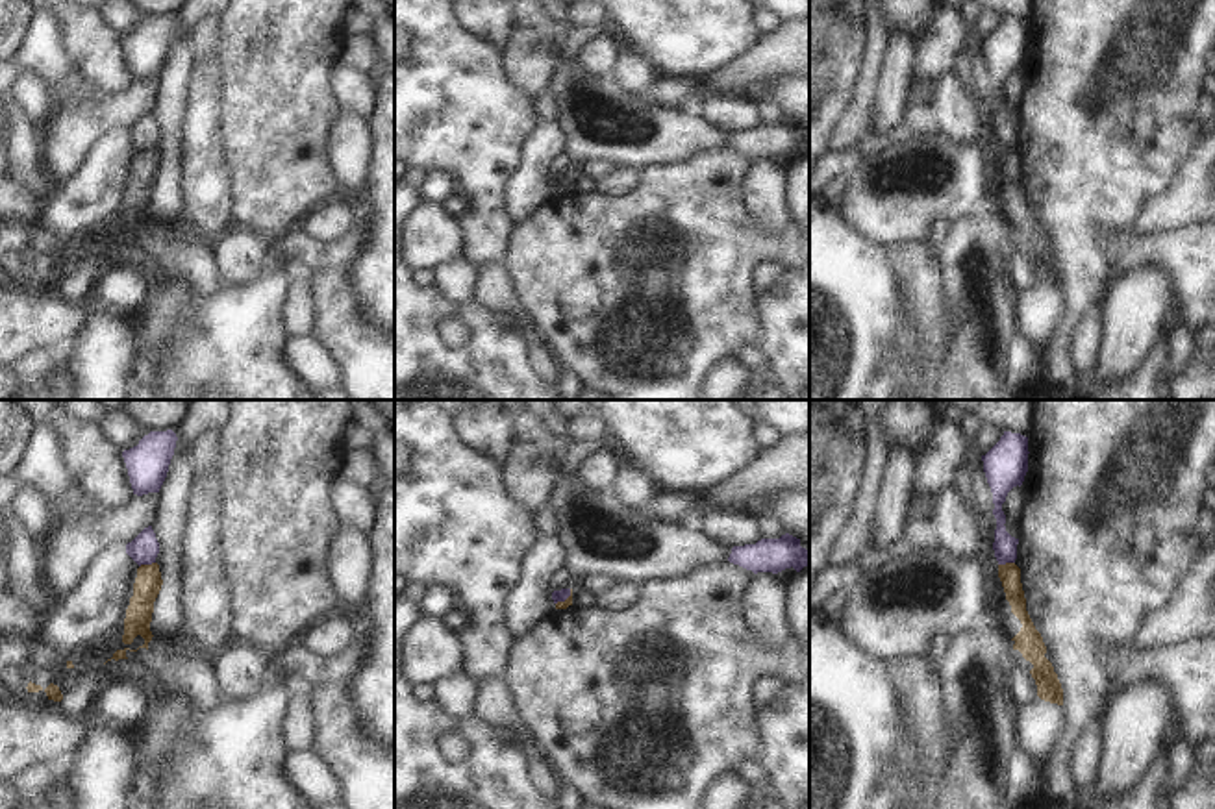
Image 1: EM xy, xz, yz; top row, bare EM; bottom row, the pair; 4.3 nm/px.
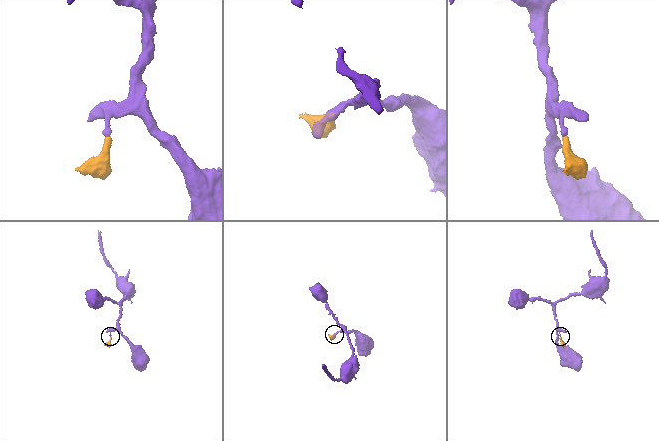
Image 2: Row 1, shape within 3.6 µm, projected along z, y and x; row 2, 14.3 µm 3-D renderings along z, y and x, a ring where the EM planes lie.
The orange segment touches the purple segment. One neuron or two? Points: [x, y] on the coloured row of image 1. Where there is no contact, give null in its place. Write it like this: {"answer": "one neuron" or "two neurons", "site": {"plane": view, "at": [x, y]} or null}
{"answer": "two neurons", "site": {"plane": "xy", "at": [147, 565]}}

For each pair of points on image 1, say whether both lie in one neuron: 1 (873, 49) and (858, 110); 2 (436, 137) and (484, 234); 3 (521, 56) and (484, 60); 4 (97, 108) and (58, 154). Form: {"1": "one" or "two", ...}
{"1": "one", "2": "one", "3": "two", "4": "one"}

